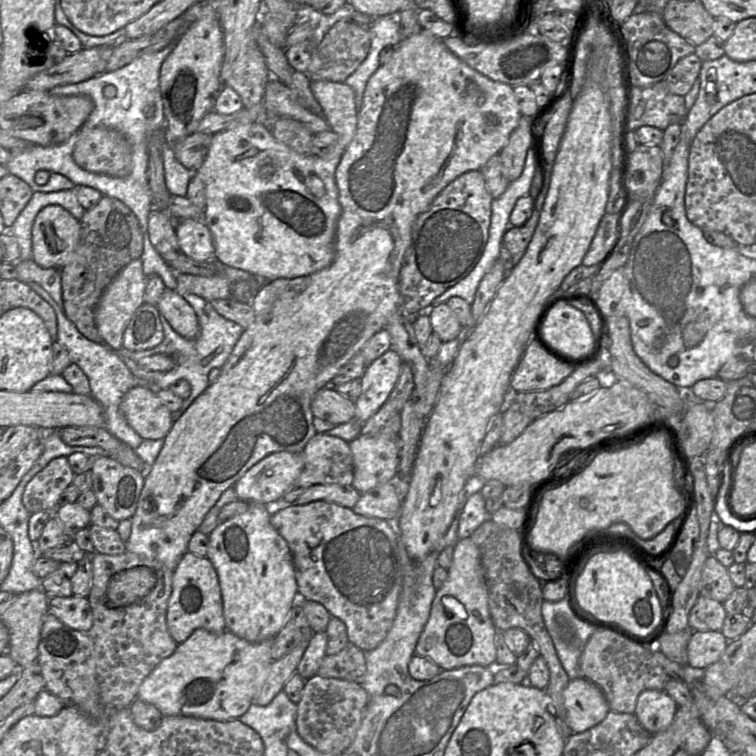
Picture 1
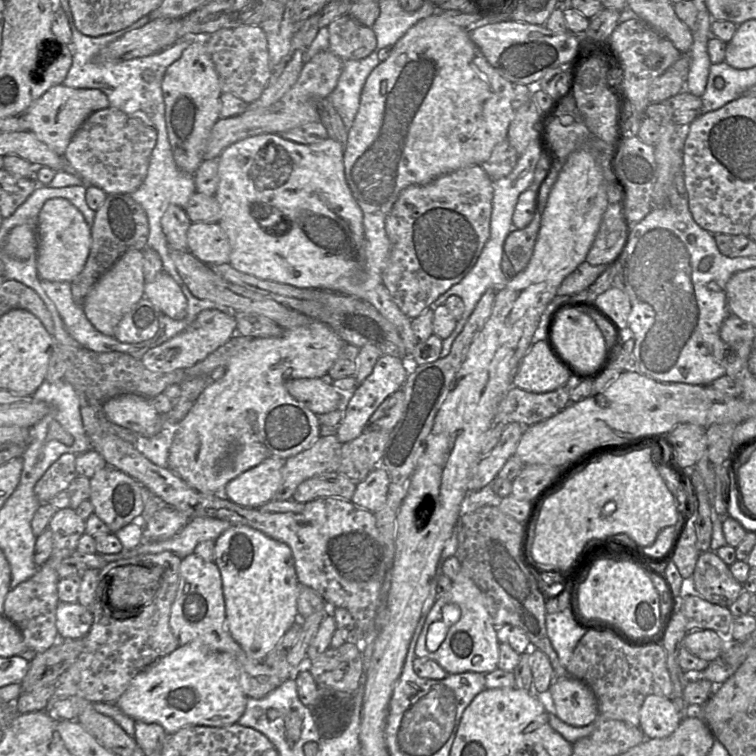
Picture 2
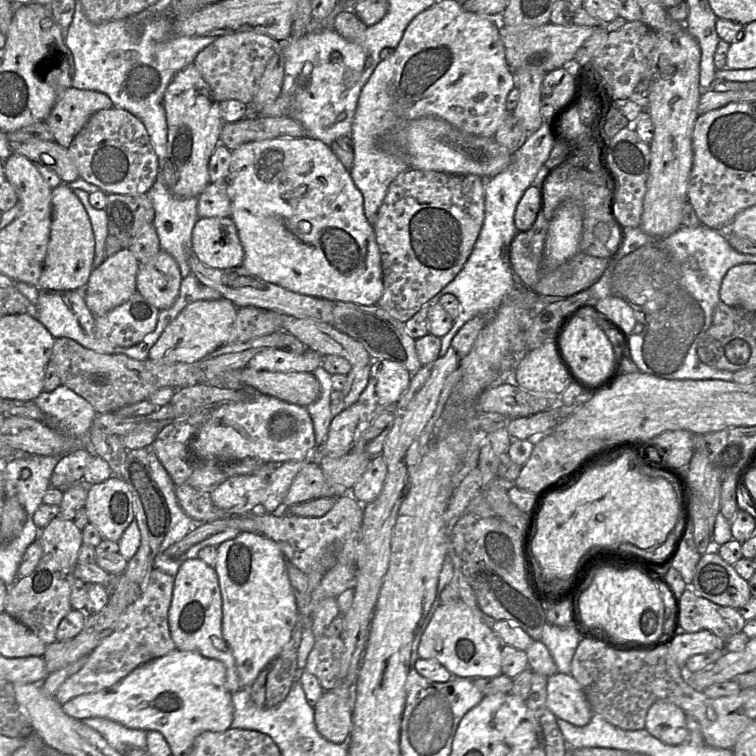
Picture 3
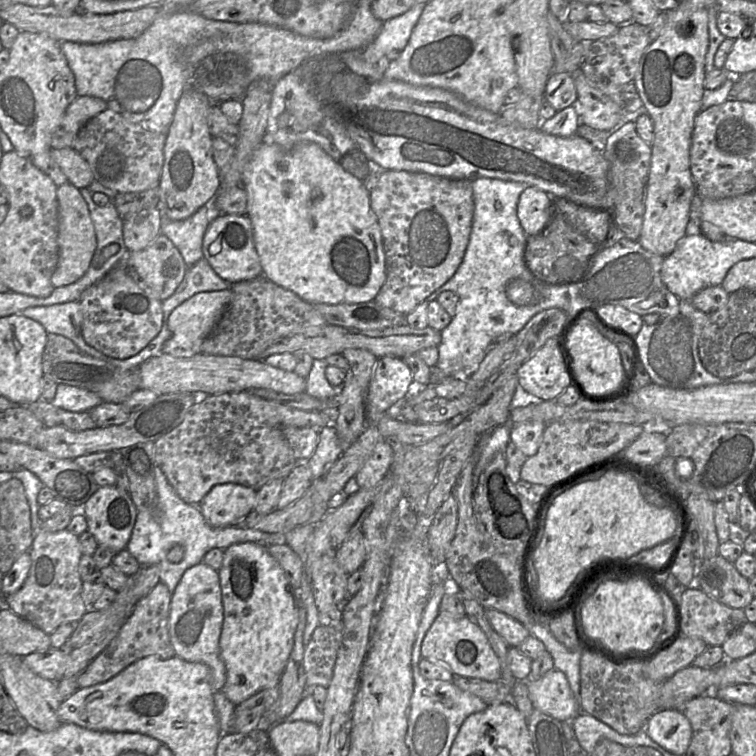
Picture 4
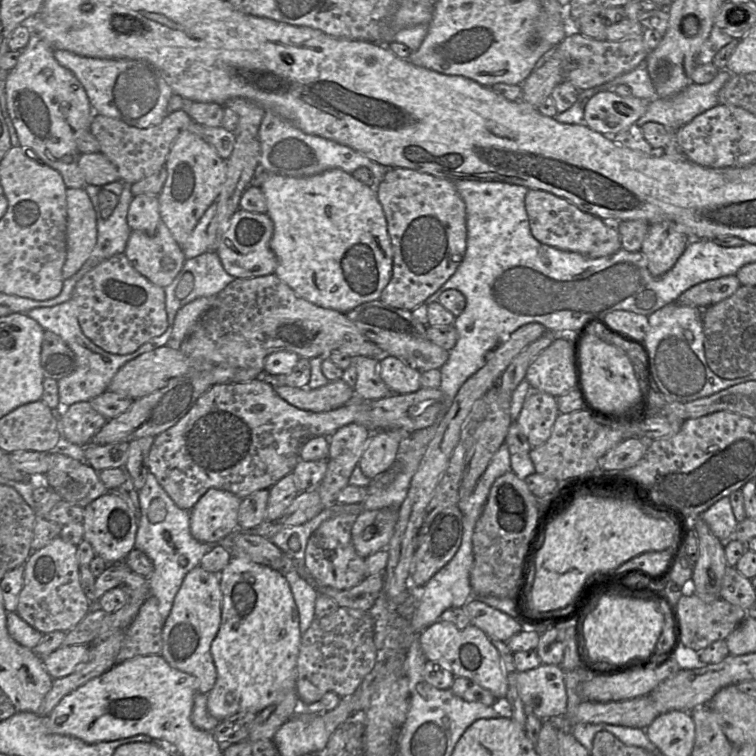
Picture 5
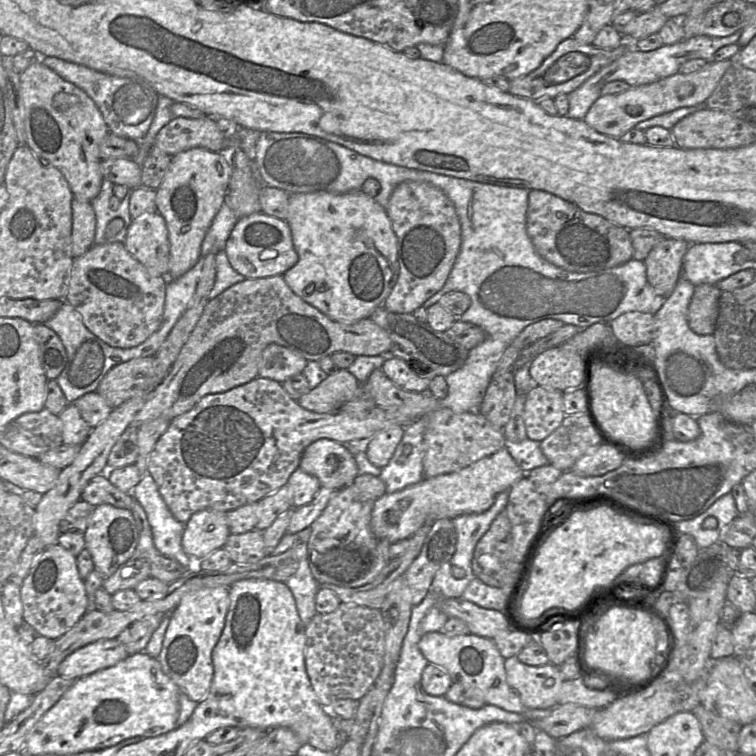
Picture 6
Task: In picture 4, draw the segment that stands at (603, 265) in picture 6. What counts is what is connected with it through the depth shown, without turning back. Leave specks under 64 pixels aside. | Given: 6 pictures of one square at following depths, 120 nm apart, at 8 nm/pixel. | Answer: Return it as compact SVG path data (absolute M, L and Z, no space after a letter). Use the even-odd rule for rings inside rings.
M529 186L519 197L517 217L528 236L541 233L553 216L554 198L537 187Z

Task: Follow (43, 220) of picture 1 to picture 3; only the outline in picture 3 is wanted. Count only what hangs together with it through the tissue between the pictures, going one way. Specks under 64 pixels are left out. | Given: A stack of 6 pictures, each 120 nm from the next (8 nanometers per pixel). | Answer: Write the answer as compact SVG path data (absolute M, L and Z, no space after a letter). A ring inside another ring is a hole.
M66 183L51 191L52 221L47 254L38 288L51 291L77 290L86 285L93 270L94 236L89 217Z

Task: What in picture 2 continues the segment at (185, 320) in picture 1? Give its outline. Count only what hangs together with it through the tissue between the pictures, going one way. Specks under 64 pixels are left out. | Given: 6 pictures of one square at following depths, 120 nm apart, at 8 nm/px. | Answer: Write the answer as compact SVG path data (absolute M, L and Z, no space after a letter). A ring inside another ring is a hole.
M166 272L144 285L144 297L163 315L183 320L187 314L187 299L181 287Z

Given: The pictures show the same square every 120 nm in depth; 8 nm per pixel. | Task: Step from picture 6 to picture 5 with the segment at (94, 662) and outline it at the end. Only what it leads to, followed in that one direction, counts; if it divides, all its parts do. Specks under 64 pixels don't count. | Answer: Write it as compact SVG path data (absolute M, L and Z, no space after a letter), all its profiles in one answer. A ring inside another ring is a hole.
M80 644L59 647L43 659L44 666L53 679L63 678L73 673L78 666L88 660L91 645Z

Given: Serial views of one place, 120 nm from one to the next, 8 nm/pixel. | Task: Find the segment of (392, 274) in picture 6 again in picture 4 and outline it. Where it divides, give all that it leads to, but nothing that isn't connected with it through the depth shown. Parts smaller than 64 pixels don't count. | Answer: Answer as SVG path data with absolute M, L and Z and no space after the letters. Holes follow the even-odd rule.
M264 141L252 154L242 174L240 184L247 194L245 215L253 229L253 242L262 267L262 275L311 304L357 304L375 299L386 279L385 253L377 217L371 209L370 191L363 181L348 173L339 162L331 158L318 144L302 142L285 149L273 142Z

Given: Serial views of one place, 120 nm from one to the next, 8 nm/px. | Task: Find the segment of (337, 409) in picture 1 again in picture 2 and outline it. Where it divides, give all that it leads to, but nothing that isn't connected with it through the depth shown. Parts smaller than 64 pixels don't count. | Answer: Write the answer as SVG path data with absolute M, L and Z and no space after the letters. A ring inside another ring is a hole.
M321 378L291 379L286 389L297 401L303 403L316 415L323 415L341 408L343 395Z

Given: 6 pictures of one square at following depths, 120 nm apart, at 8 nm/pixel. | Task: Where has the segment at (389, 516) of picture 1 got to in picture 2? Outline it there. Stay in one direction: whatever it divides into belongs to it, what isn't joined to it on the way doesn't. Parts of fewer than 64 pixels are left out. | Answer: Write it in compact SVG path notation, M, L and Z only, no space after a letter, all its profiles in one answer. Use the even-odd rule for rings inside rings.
M381 465L374 468L367 477L358 482L351 501L372 513L379 511L386 503L390 478Z

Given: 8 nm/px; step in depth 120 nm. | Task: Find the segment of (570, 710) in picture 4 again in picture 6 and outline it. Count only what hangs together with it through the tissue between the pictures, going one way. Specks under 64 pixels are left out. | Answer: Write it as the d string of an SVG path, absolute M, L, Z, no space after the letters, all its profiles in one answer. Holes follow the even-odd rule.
M516 657L505 658L507 682L527 708L553 709L564 678L559 667L548 663L530 666Z

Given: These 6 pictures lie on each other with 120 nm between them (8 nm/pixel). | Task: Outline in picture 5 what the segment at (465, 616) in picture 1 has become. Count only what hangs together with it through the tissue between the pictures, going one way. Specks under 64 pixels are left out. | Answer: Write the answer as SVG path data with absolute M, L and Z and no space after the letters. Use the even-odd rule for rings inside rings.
M438 620L419 634L419 640L428 660L447 667L455 677L473 680L489 690L498 700L505 699L508 682L500 654L492 640L481 629L472 624L458 629L451 622Z

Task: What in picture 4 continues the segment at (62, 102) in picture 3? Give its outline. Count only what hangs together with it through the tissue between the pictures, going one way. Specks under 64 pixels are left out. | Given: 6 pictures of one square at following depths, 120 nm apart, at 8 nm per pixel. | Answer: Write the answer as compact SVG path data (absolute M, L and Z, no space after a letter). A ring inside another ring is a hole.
M77 96L67 107L61 129L76 134L91 118L107 109L104 100L93 96Z

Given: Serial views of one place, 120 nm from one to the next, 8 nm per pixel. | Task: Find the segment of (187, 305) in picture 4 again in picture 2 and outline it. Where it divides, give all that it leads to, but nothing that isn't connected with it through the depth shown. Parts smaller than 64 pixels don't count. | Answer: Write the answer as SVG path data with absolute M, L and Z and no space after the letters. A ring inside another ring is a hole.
M203 310L183 331L161 345L148 350L141 361L152 372L168 373L188 368L203 360L236 333L236 320L232 313L219 310Z

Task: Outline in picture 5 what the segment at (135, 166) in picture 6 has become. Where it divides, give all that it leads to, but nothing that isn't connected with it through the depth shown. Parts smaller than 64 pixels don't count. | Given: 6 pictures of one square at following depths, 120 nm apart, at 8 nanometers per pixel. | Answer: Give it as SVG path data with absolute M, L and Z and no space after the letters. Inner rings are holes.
M100 152L80 154L78 164L84 174L86 185L102 187L120 181L116 166Z

